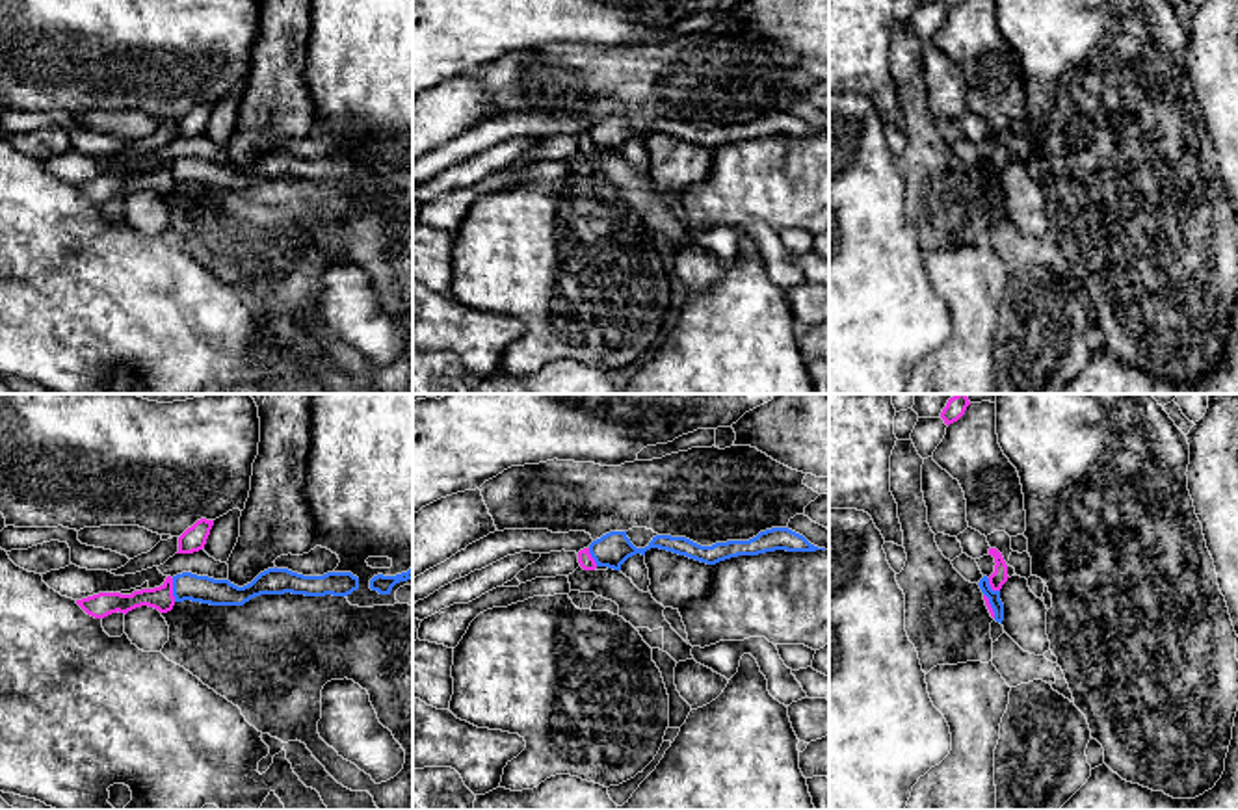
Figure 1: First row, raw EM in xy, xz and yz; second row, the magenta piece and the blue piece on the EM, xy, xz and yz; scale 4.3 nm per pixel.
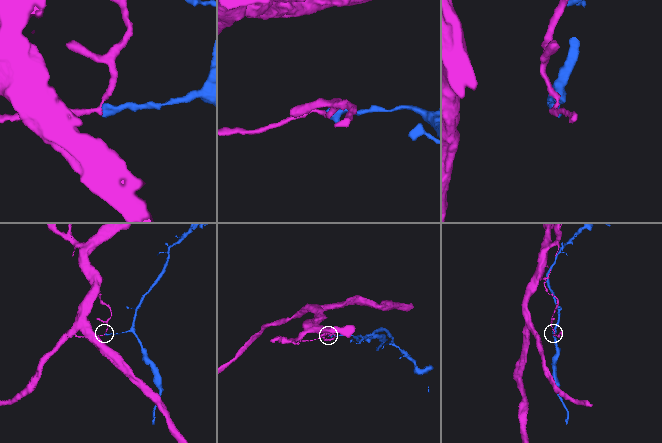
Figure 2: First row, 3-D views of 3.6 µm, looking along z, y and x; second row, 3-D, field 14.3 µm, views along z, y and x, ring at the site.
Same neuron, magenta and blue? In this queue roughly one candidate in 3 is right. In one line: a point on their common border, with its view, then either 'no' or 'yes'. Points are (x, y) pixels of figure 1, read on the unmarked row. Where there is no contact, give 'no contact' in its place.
contact xy (171, 173); no

